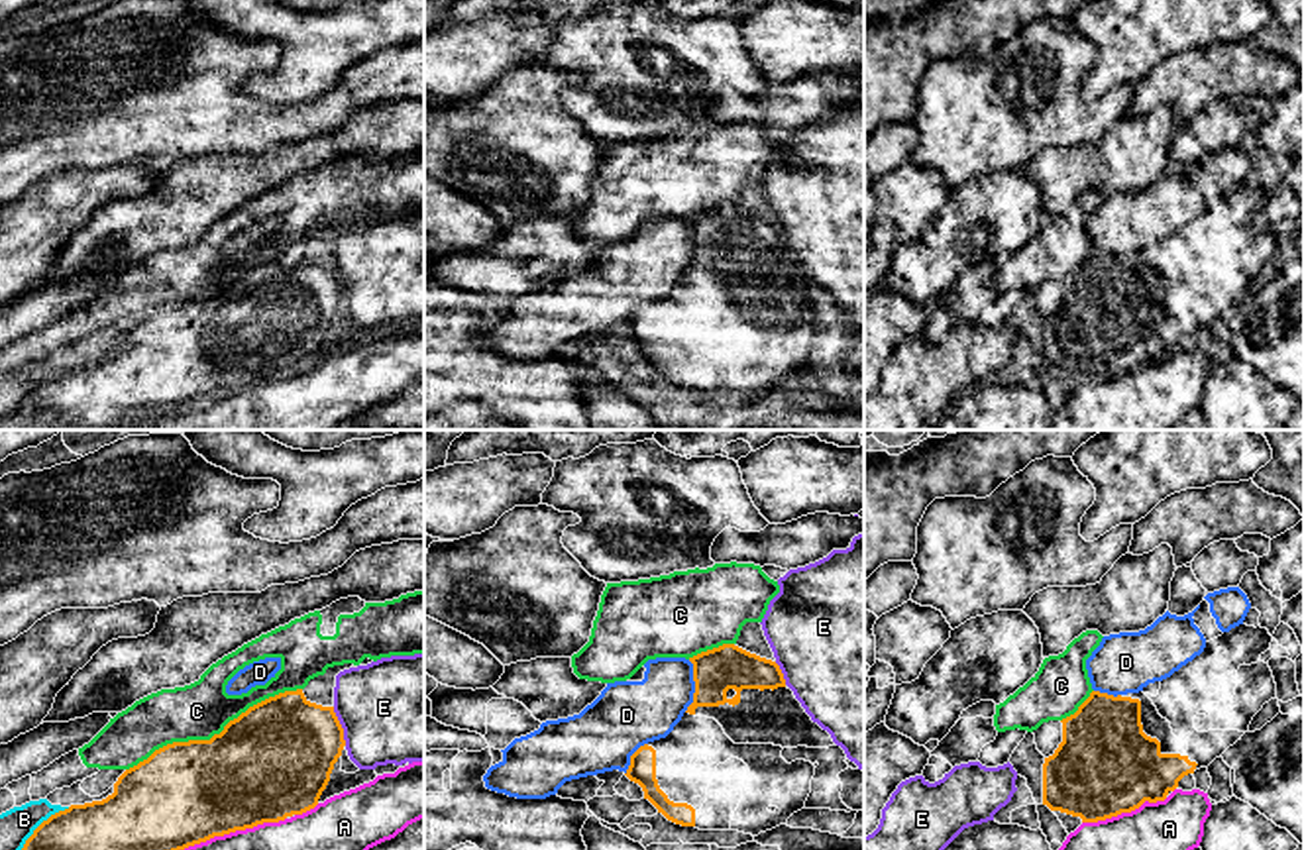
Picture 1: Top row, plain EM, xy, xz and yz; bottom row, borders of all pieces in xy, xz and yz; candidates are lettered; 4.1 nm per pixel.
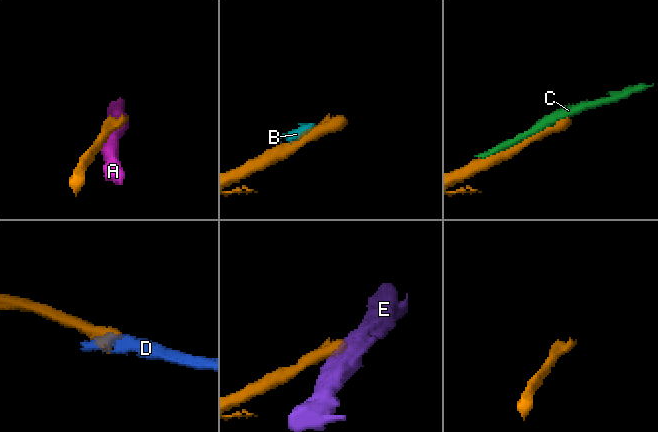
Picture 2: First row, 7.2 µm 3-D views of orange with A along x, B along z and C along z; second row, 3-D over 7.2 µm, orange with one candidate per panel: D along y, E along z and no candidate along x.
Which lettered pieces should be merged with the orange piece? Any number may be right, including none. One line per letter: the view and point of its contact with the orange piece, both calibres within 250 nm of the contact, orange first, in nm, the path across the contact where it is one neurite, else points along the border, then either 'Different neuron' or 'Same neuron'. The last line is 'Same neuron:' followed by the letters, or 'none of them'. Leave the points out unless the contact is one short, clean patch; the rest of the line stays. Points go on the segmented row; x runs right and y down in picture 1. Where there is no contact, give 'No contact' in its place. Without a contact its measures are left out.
A: Touches orange at xy (234, 831). Thickness 420 nm (orange) against 140 nm. Different neuron
B: Touches orange at xy (42, 823). Thickness 200 nm (orange) against 140 nm. Different neuron
C: Touches orange at xy (215, 735). Thickness 460 nm (orange) against 240 nm. Different neuron
D: Touches orange at xz (696, 686). Thickness 180 nm (orange) against 260 nm. Different neuron
E: Touches orange at xy (340, 727). Thickness 420 nm (orange) against 440 nm. Boundary: xy (332, 707), (346, 744). Different neuron
Same neuron: none of them

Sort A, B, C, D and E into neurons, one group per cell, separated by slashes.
A / B D / C / E

